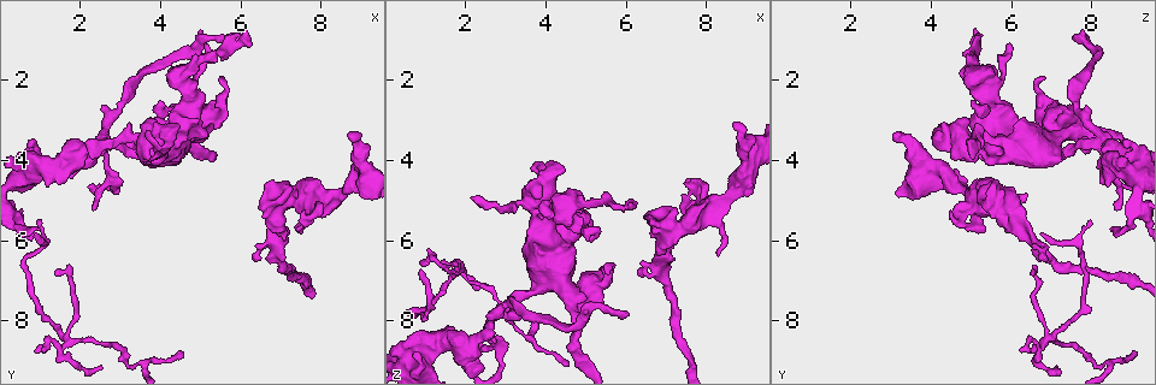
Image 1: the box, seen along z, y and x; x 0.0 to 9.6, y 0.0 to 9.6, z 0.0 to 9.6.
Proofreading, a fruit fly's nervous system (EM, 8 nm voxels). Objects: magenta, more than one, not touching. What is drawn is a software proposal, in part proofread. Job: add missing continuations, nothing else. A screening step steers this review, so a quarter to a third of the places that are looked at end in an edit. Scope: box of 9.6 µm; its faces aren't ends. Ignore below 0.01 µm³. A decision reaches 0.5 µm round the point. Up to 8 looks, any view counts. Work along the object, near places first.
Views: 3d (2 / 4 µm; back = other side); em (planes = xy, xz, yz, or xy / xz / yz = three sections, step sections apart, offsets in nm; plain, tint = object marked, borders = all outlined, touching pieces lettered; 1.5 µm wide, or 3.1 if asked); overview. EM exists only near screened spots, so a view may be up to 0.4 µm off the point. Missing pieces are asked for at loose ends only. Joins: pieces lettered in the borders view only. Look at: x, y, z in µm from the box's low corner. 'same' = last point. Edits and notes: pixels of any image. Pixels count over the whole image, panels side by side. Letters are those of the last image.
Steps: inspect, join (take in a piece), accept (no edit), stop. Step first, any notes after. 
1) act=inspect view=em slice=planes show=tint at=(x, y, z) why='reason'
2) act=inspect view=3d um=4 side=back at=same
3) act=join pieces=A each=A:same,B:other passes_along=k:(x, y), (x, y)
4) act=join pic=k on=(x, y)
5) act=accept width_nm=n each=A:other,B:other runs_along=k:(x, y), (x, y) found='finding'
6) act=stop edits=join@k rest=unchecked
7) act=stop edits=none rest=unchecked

act=inspect view=em slice=planes show=borders at=(0.90, 5.85, 6.70) why='free end'

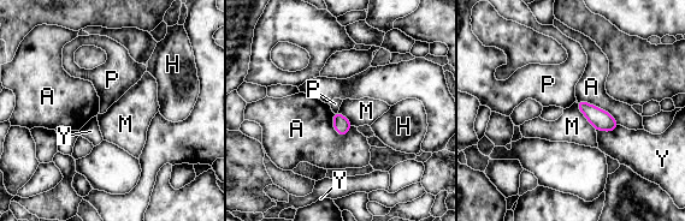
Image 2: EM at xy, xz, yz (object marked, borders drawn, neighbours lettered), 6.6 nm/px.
act=accept each=A:other,H:other,M:other,P:other,Y:other border=2:(574, 102), (595, 130) found='none of them fits'

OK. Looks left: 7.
act=inspect view=em slice=planes show=plain at=(4.75, 2.90, 7.15) why='branch stops here'

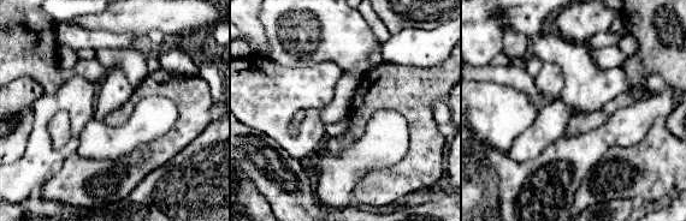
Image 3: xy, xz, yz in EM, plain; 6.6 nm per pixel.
act=inspect view=em slice=planes show=borders at=same

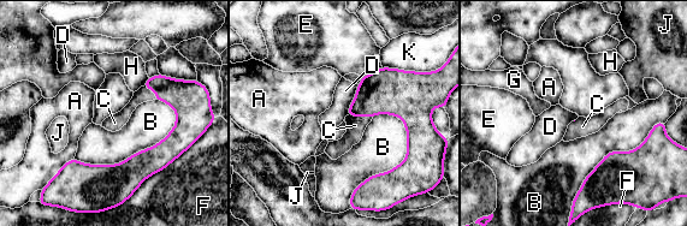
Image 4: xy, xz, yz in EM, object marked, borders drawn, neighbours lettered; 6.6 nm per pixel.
act=join pieces=C longest_contact=B:750nm each=A:other,B:other,C:same,D:other,E:other,F:other,G:other,H:other,J:other,K:other passes_along=4:(386, 90), (360, 116), (355, 125) found='the neuron continues'

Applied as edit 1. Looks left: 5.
act=inspect view=overview why='see it whole again'

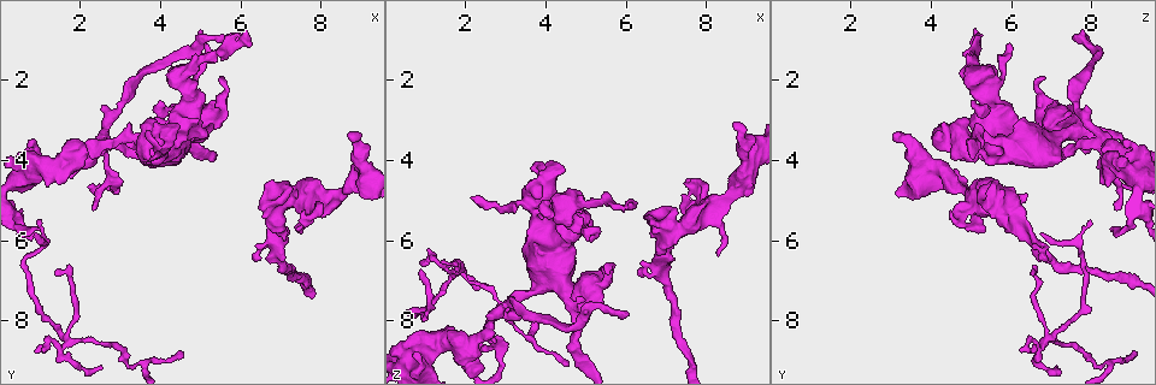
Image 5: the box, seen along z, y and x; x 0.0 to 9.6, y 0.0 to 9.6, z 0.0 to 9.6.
act=inspect view=em slice=planes show=borders at=(5.10, 1.15, 5.95) why='an open end'

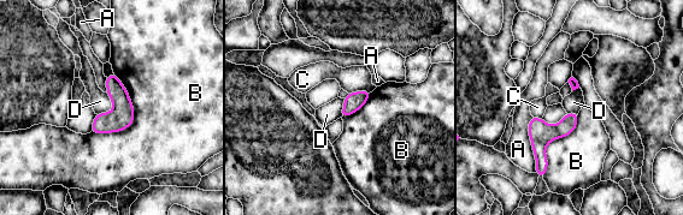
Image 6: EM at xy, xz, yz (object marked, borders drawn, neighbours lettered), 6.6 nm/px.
act=accept longest_contact=B:440nm each=A:other,B:other,C:other,D:other border=6:(106, 93), (112, 108), (96, 114) found='none of them fits'

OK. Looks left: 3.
act=stop edits=join@4 rest=unchecked

